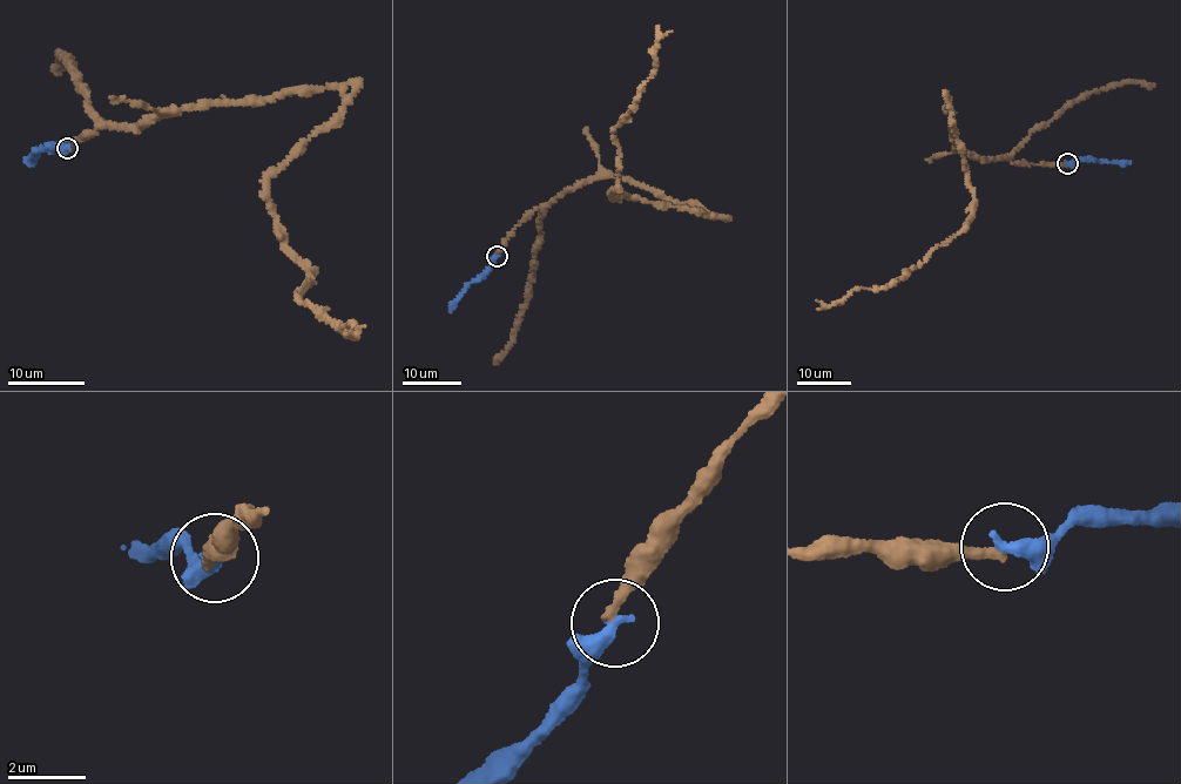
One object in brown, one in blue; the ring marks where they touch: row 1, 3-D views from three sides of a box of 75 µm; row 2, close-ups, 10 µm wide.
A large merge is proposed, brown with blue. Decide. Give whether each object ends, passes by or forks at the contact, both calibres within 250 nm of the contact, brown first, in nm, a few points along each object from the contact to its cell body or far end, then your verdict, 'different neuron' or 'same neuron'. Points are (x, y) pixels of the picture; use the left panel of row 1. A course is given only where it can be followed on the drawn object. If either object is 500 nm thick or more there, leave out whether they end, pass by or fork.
brown ends; blue ends; calibres 280 and 440 nm; course brown (67, 149), (109, 126), (335, 87), (339, 113), (267, 195), (309, 278), (301, 301), (353, 335), (365, 324); course blue (67, 148), (40, 151), (29, 162); same neuron

